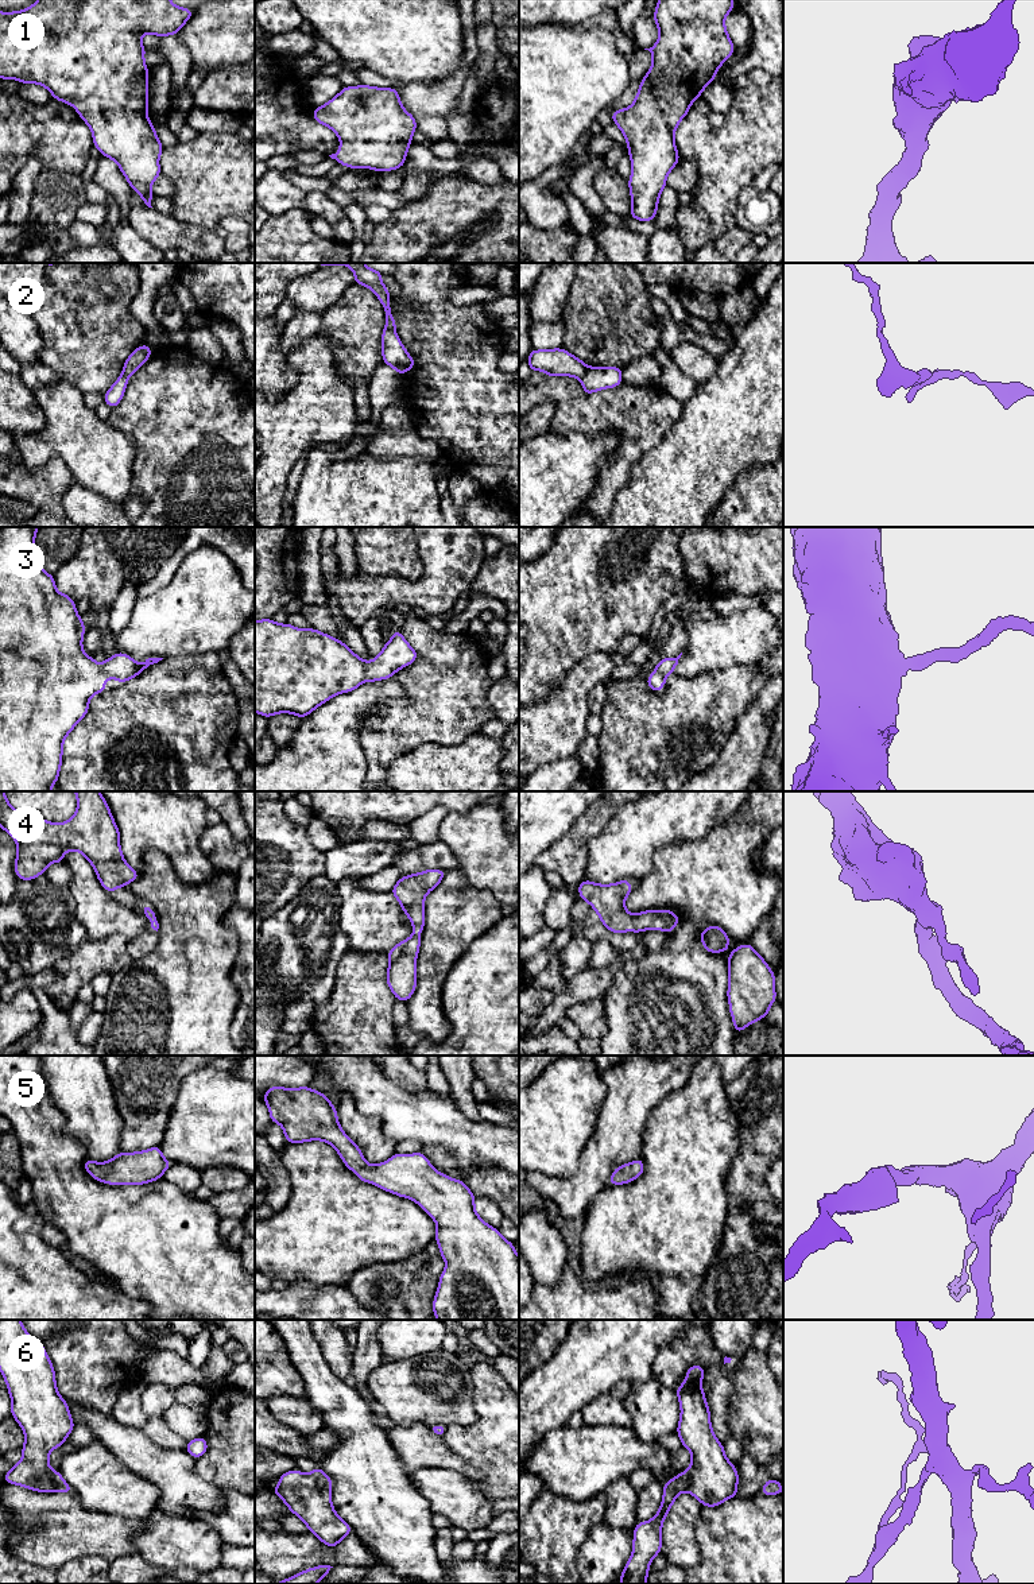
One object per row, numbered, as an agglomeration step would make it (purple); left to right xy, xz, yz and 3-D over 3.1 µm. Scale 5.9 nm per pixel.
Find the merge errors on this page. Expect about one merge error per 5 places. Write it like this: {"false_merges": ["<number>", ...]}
{"false_merges": ["2"]}

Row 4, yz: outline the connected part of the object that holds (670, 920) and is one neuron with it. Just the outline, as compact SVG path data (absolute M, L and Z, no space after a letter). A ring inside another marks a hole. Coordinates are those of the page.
M630 879L613 884L599 884L582 880L578 884L578 895L588 902L600 917L600 922L612 933L635 932L648 929L670 933L679 923L673 910L647 910L630 914L624 902L632 891Z

